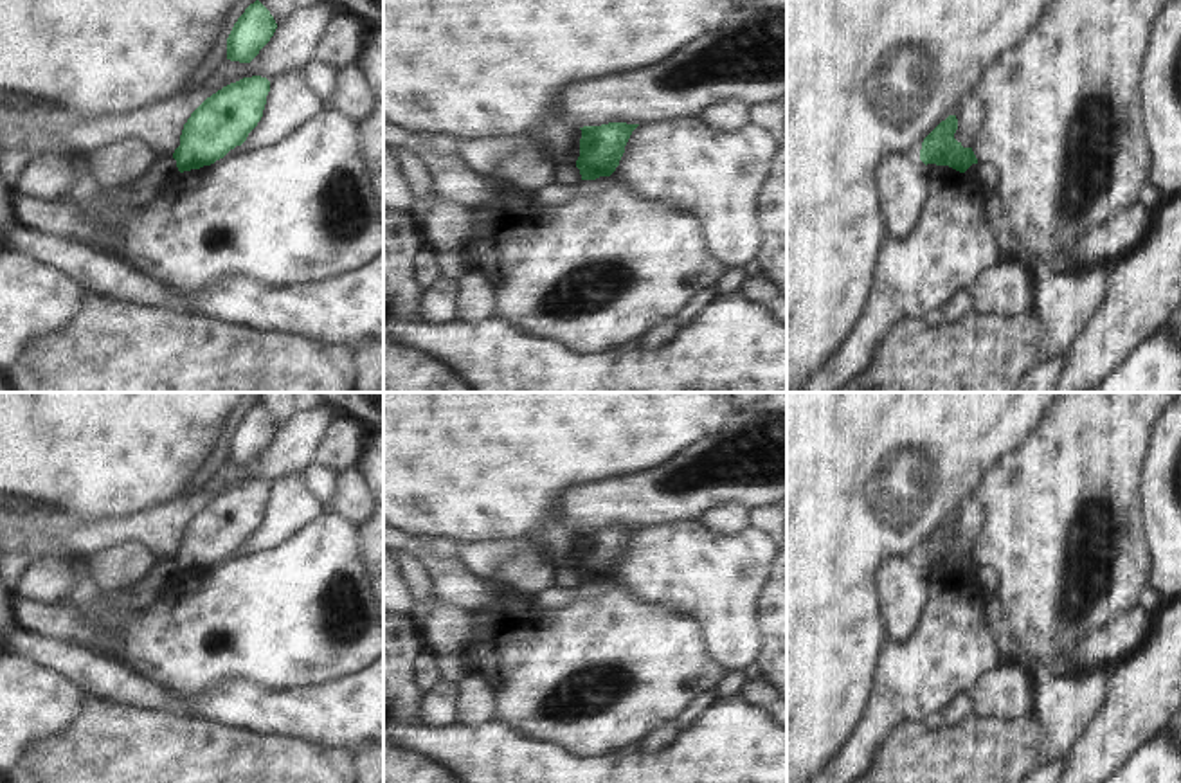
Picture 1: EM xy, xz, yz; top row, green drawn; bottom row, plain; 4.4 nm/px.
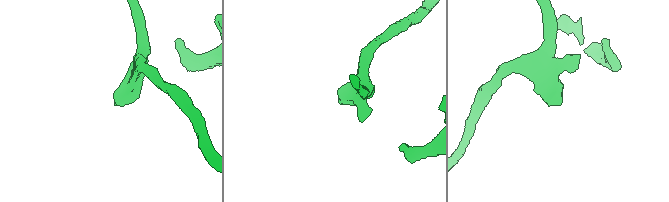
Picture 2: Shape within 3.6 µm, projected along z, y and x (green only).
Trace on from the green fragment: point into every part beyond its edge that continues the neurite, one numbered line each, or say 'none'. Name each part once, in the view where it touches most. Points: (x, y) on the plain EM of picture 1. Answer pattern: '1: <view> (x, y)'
none

